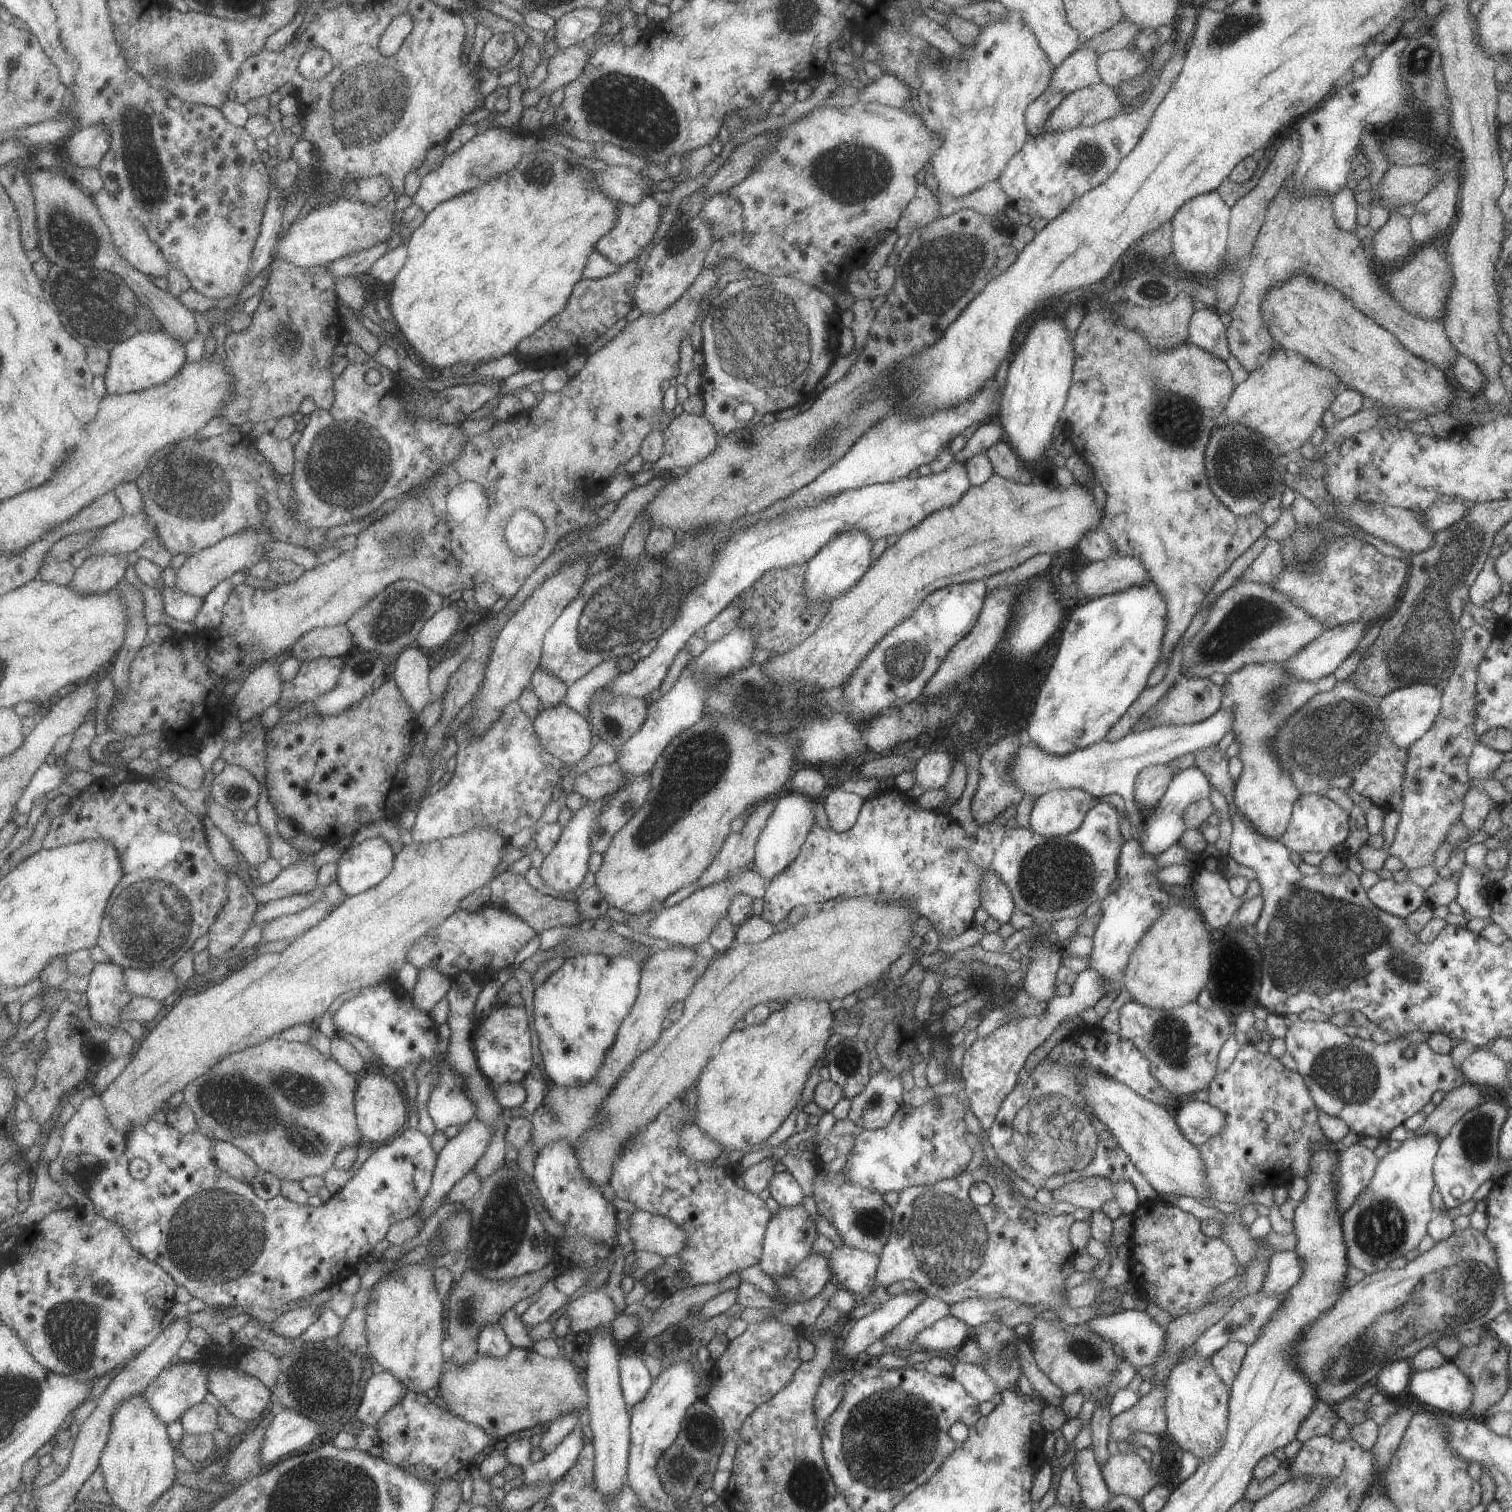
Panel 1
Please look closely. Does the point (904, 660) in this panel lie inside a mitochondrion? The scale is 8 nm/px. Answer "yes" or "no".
yes

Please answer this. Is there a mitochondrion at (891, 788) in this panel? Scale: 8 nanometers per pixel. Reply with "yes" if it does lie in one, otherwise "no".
no

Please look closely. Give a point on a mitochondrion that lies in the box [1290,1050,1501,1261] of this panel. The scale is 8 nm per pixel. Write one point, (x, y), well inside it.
(1476, 1136)

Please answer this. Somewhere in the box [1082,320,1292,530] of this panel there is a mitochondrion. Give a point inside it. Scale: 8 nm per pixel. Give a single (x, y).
(1238, 472)

